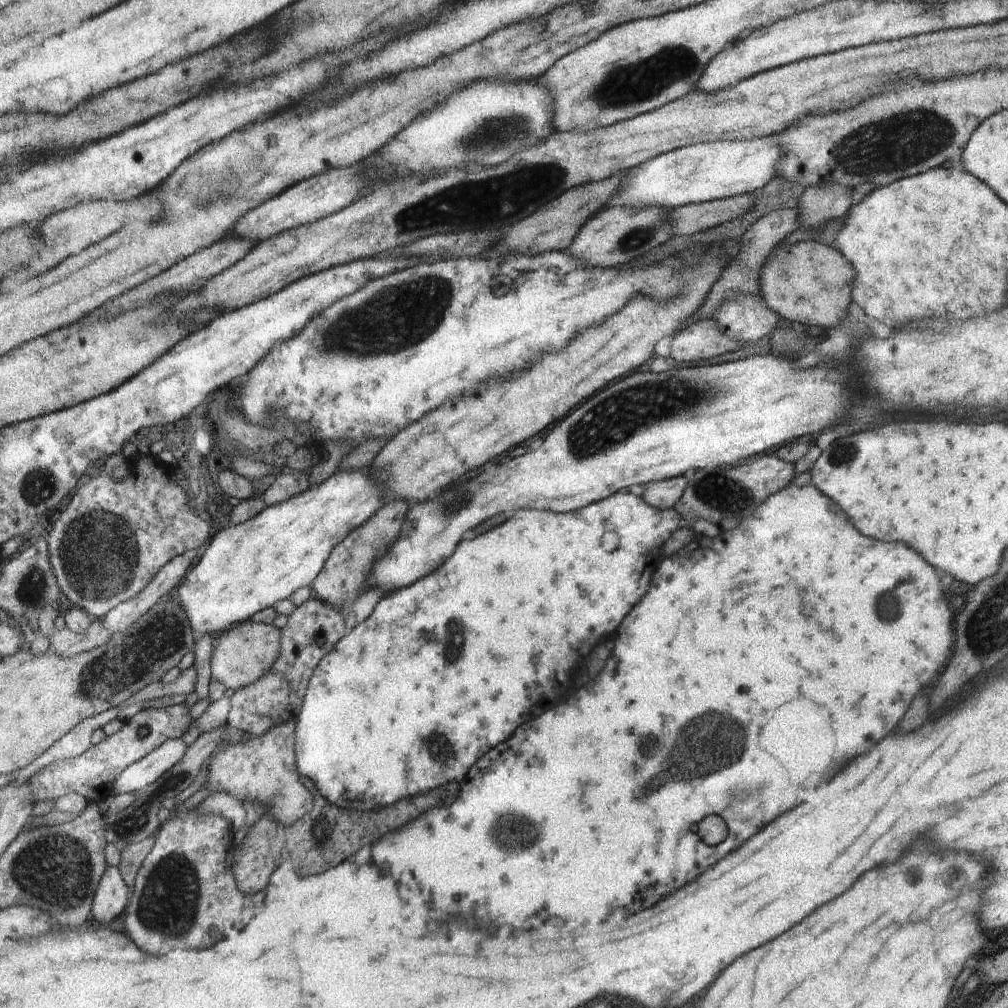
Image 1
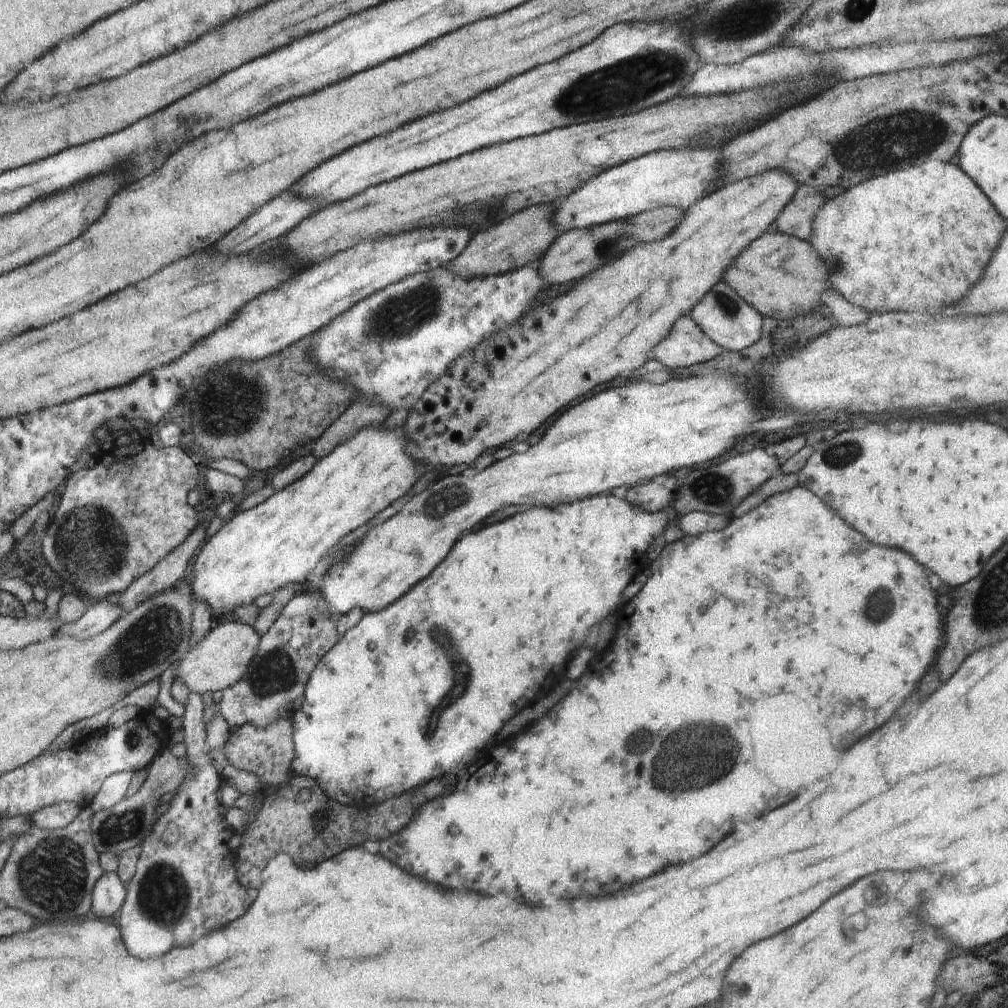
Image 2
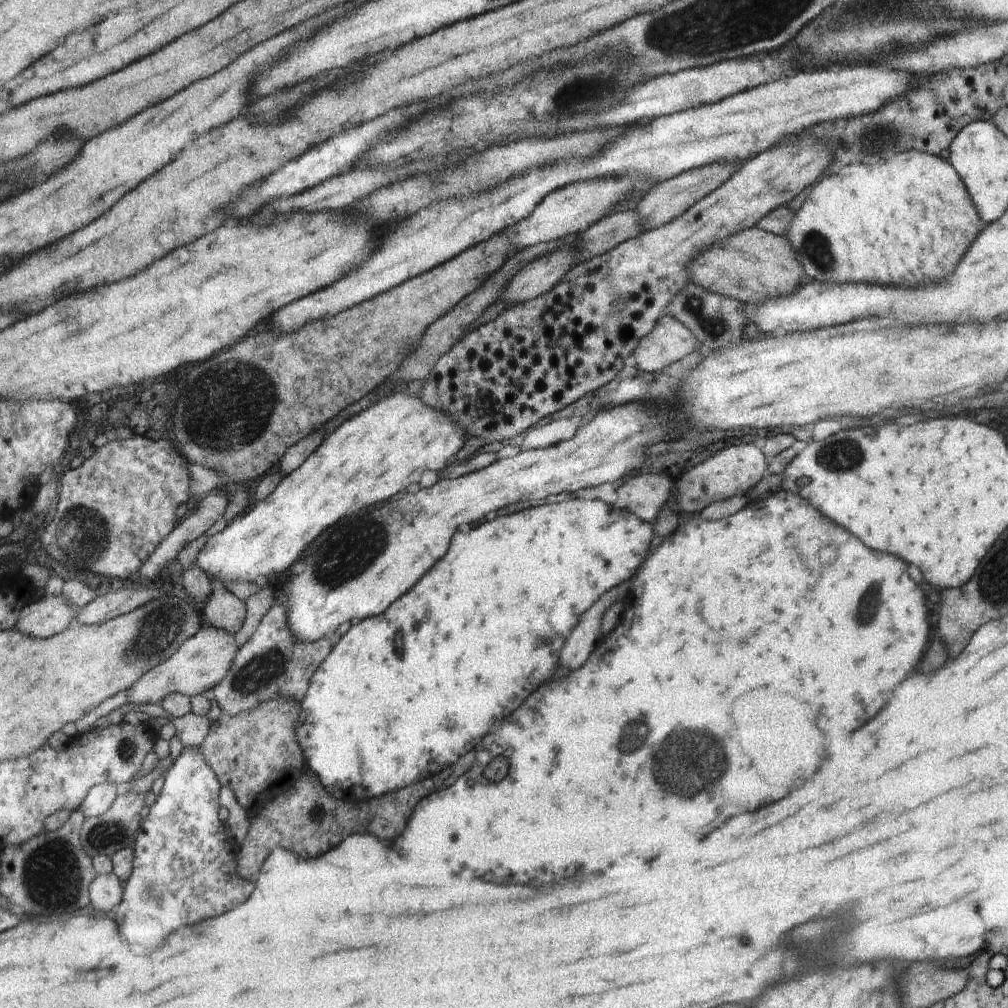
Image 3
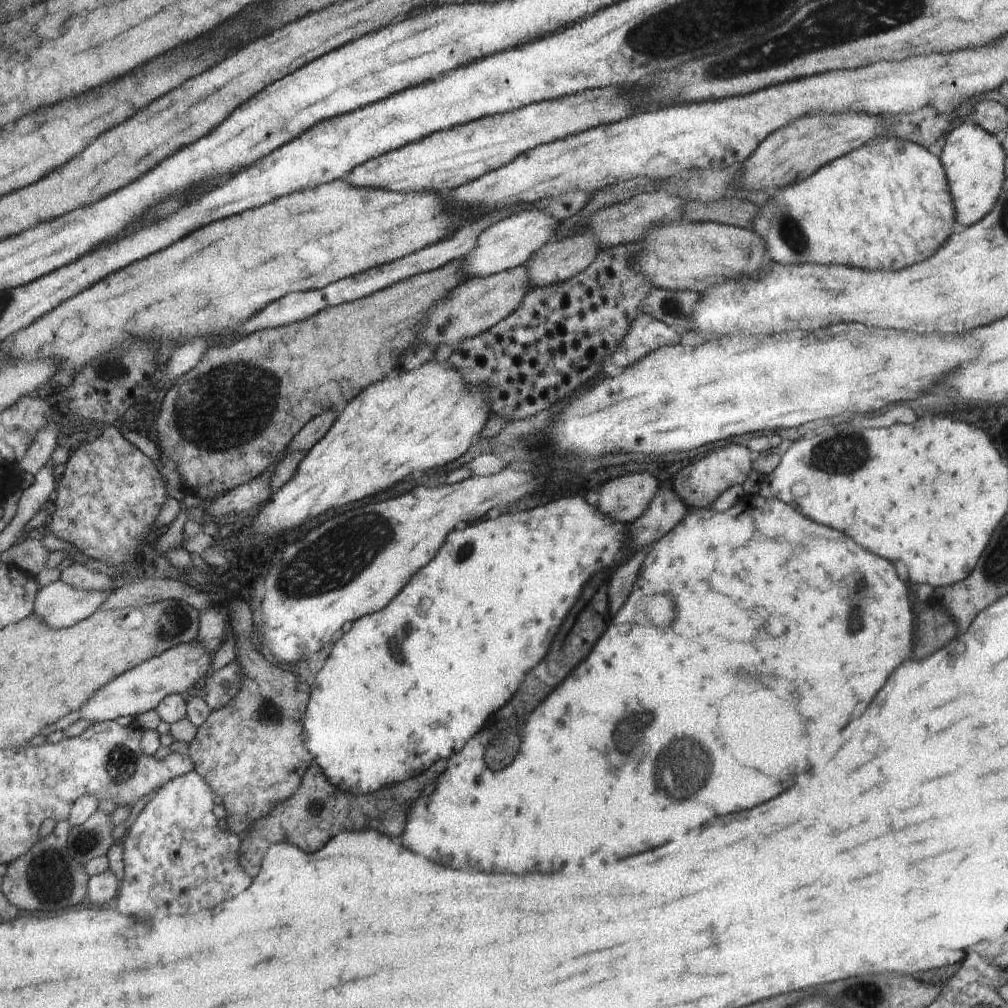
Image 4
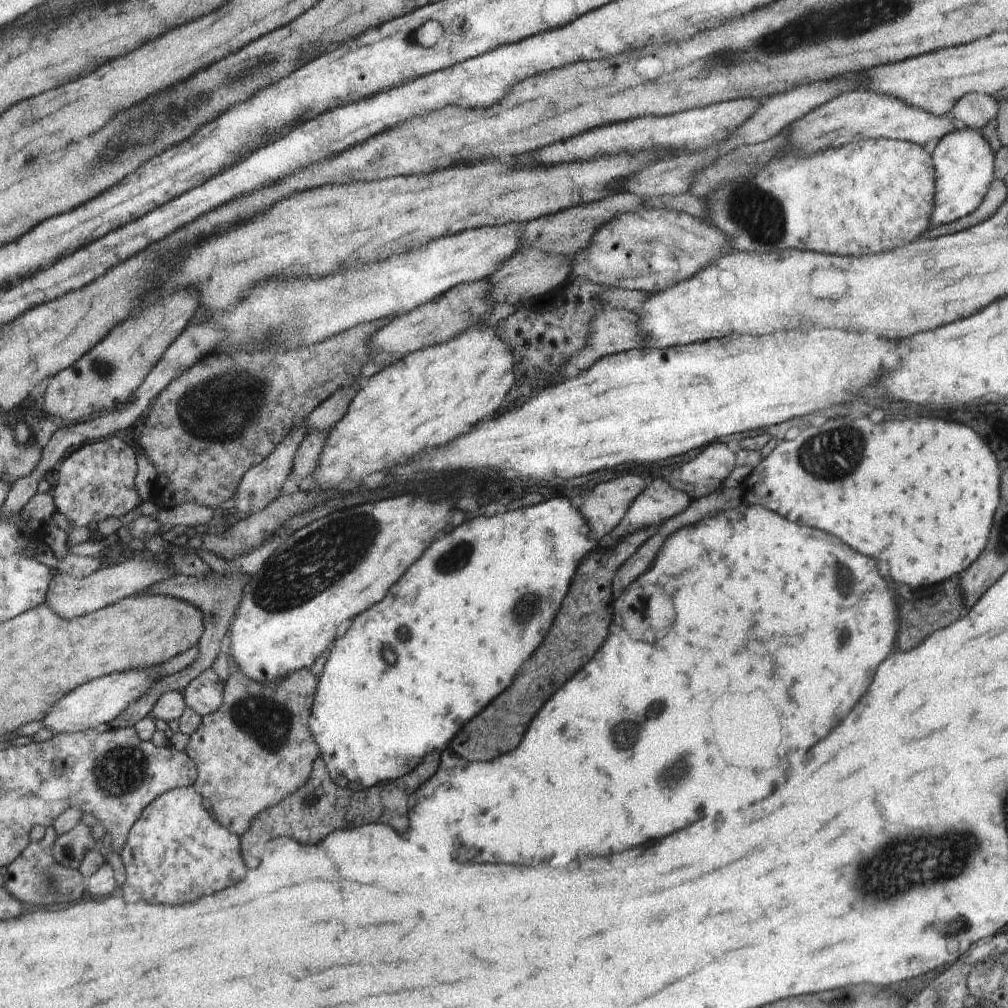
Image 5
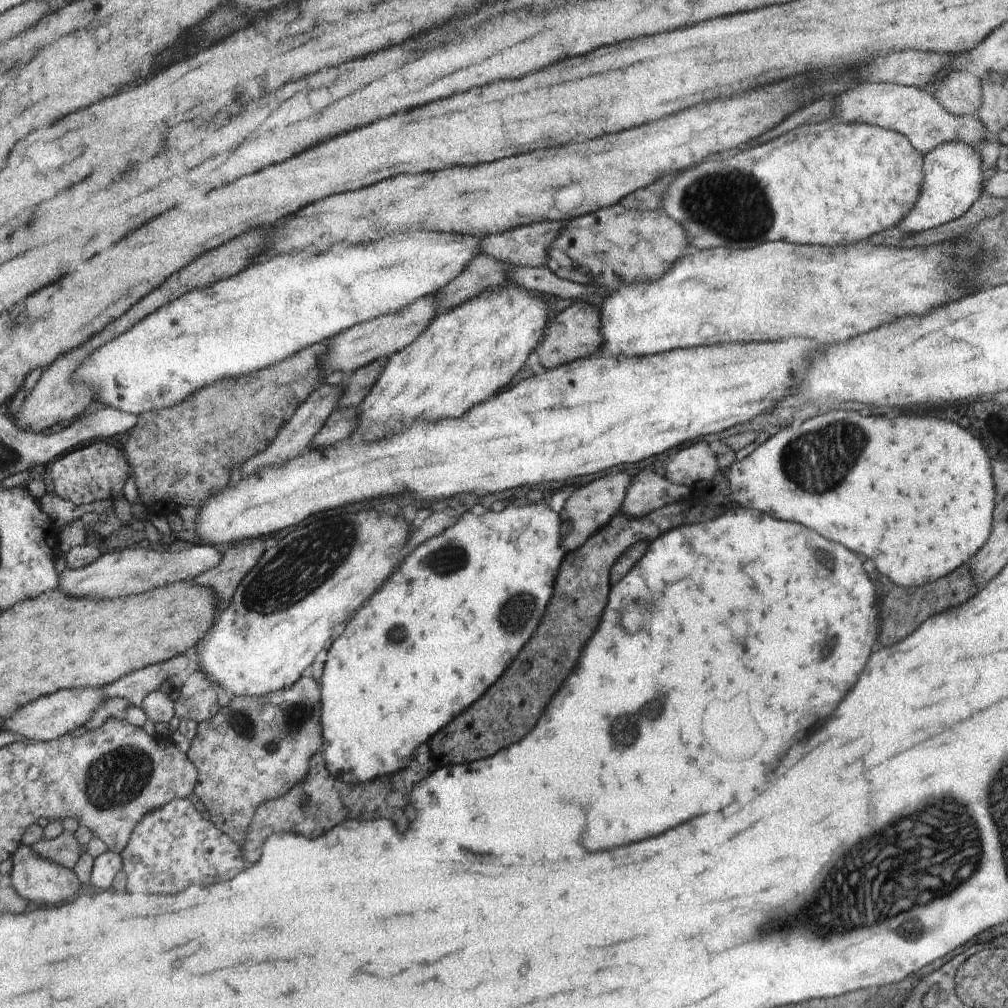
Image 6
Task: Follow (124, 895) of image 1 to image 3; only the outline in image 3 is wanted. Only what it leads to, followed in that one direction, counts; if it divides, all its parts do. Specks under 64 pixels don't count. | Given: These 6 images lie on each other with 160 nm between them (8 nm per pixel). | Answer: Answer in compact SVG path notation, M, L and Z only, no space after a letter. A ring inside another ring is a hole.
M114 873L99 874L90 885L93 907L99 912L116 909L123 897L121 880Z

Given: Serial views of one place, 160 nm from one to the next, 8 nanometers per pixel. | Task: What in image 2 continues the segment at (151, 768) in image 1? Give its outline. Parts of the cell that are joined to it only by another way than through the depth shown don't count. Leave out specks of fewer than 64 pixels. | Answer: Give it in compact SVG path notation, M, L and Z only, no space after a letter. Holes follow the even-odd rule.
M123 770L121 773L110 776L101 786L97 796L93 798L92 810L98 812L100 809L107 809L119 803L127 796L128 787L138 774L139 771Z

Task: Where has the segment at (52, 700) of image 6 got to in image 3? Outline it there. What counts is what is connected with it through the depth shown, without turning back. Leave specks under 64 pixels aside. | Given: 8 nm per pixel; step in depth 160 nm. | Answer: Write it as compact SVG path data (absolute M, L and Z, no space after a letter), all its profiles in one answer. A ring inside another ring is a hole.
M212 625L201 626L198 632L182 644L181 648L164 662L142 676L129 689L129 701L134 704L158 702L170 693L182 693L193 697L196 694L214 689L229 674L240 650L235 636Z

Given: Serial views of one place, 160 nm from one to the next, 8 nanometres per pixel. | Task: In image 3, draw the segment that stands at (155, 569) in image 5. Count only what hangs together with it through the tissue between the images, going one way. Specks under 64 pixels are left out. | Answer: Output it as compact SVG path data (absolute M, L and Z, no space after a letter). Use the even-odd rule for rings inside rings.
M62 593L44 595L28 603L20 614L14 630L34 638L50 638L74 626L76 612Z

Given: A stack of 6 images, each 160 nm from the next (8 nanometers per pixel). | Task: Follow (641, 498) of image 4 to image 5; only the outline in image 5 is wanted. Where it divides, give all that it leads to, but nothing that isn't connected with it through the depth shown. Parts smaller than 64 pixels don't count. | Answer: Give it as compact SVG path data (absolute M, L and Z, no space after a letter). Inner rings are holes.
M620 476L597 484L577 506L590 526L590 535L600 541L625 518L635 498L644 491L640 476Z

